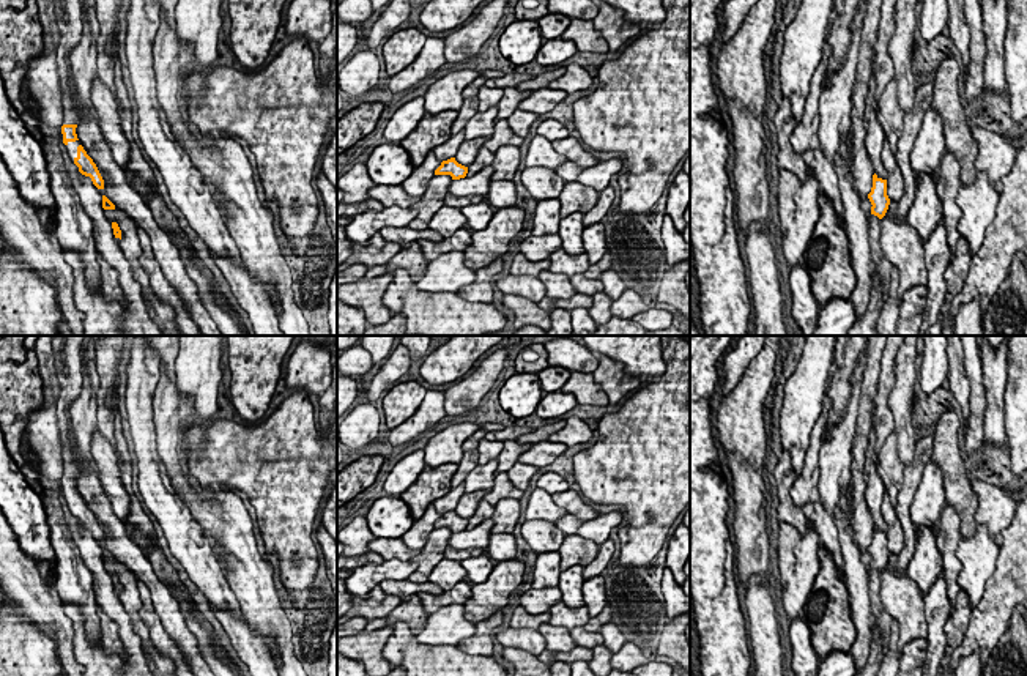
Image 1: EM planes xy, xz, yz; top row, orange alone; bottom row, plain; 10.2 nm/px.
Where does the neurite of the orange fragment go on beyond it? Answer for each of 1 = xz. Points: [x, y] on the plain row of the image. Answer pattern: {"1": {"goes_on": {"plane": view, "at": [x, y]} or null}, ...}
{"1": {"goes_on": null}}

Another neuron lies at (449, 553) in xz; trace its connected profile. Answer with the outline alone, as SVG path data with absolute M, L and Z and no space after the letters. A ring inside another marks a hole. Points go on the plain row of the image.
M447 545L446 550L444 550L446 559L454 559L454 561L458 561L458 563L462 563L463 559L480 556L480 555L484 555L484 548L457 550L457 548L452 548L452 547Z

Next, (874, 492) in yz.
M871 429L869 446L866 451L866 460L865 460L865 470L863 470L865 482L866 482L865 501L873 517L873 525L877 528L877 531L887 533L888 526L885 520L882 518L882 501L885 496L885 485L877 474L879 457L873 451L874 441L876 441L876 432L874 429Z

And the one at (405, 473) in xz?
M424 449L414 451L405 455L394 465L384 482L386 495L400 496L406 492L419 477L425 468Z

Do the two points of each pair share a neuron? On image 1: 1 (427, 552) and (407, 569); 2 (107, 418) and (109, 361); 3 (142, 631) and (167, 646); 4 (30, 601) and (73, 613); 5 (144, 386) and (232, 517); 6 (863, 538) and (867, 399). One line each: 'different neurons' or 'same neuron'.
1: different neurons
2: same neuron
3: different neurons
4: different neurons
5: different neurons
6: same neuron

